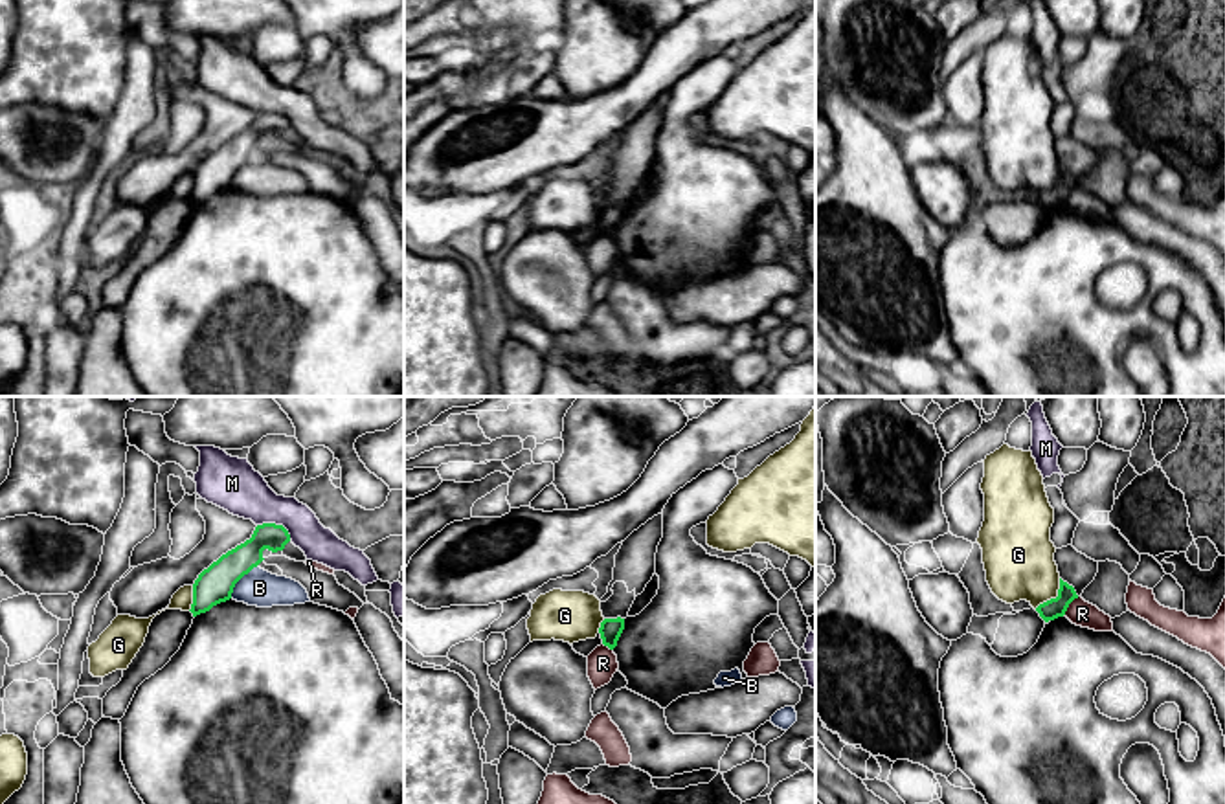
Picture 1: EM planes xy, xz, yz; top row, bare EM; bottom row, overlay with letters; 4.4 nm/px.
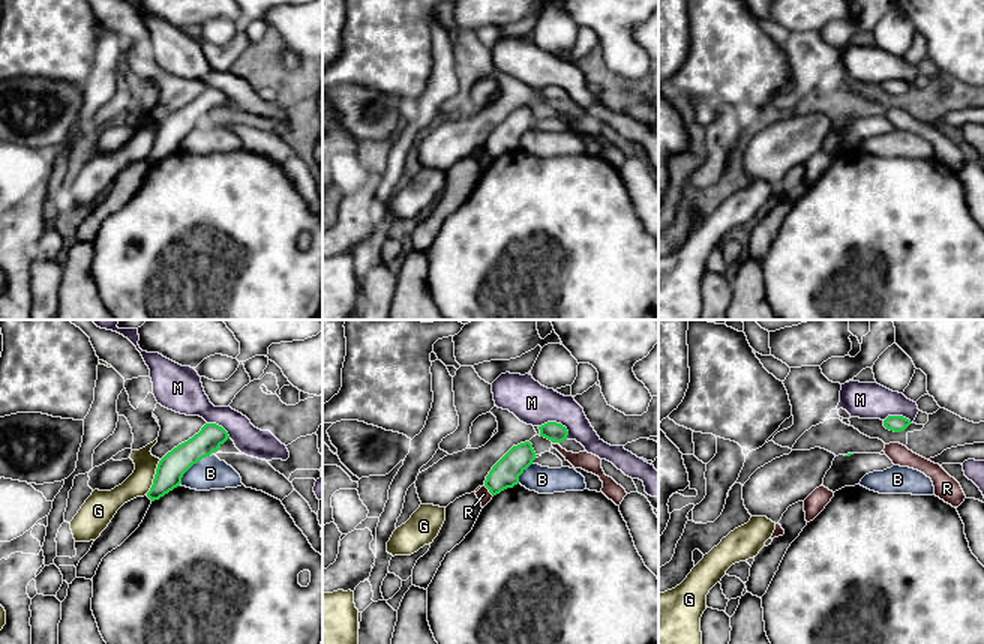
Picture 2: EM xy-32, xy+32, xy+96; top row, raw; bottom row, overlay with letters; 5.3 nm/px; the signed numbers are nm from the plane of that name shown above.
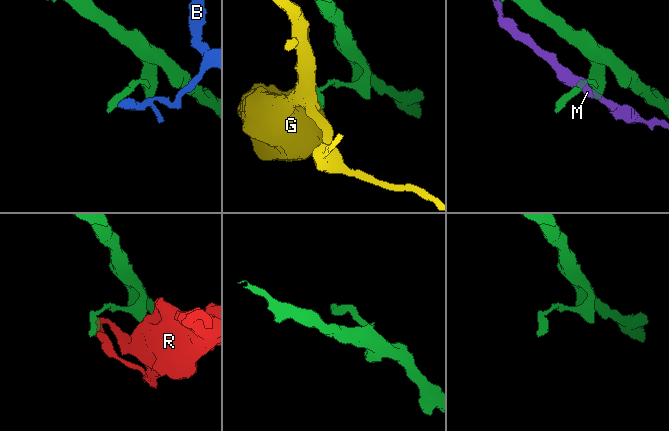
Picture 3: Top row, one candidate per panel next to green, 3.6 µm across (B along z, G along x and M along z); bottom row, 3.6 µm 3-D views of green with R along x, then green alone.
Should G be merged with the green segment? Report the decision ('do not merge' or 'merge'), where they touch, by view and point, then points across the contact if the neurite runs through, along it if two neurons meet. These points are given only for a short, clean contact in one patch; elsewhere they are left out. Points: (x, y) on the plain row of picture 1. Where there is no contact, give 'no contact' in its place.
do not merge; contact yz (1053, 188); border yz (1060, 167), (1056, 184), (1034, 197)

